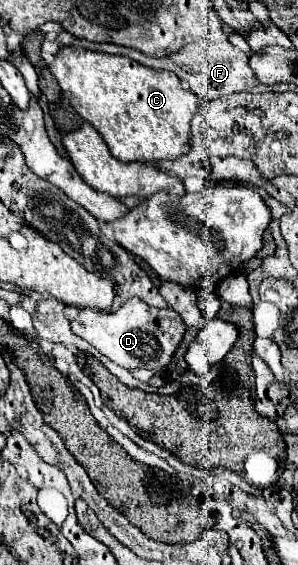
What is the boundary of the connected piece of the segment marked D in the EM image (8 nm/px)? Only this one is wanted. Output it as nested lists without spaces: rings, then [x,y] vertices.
[[[131,298],[117,312],[79,310],[77,318],[71,322],[71,332],[89,342],[97,352],[107,356],[111,362],[127,370],[135,368],[159,370],[171,362],[171,356],[185,334],[185,324],[181,316],[171,308],[159,310],[141,302],[139,298]]]

